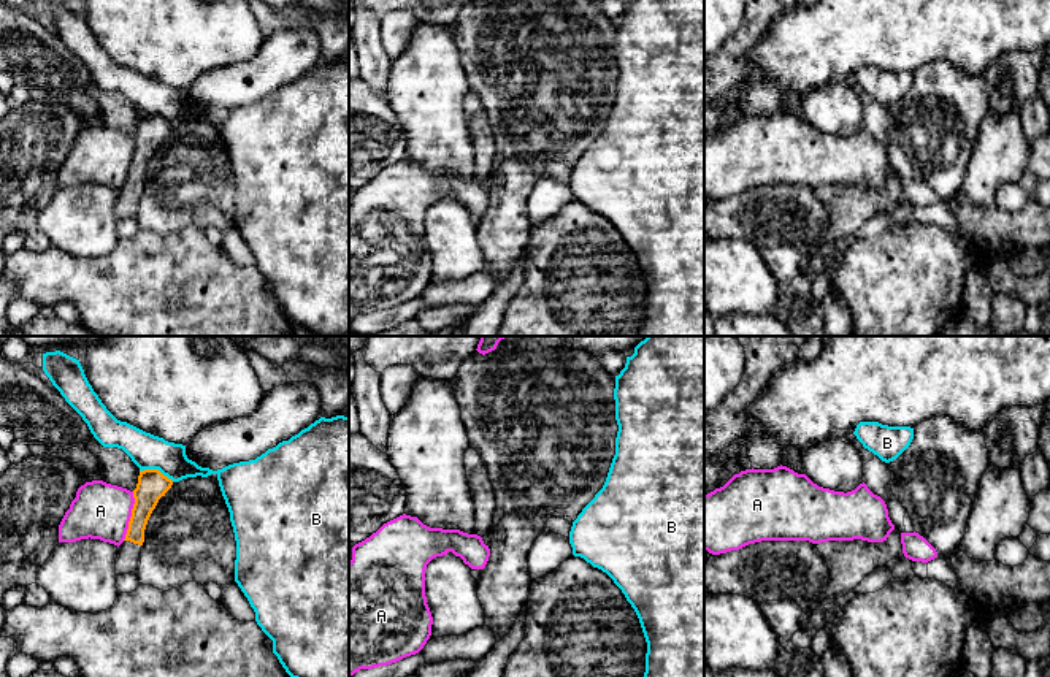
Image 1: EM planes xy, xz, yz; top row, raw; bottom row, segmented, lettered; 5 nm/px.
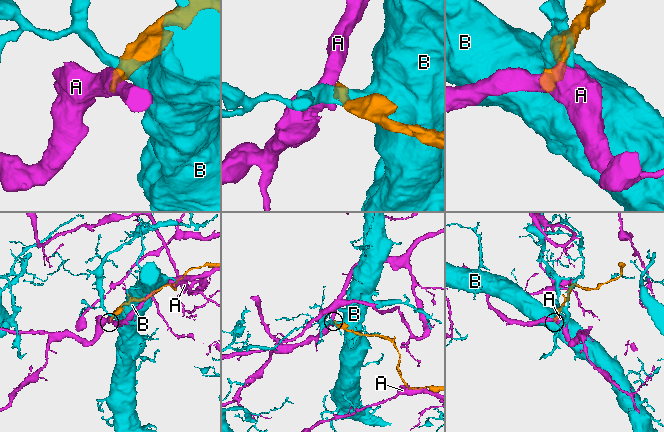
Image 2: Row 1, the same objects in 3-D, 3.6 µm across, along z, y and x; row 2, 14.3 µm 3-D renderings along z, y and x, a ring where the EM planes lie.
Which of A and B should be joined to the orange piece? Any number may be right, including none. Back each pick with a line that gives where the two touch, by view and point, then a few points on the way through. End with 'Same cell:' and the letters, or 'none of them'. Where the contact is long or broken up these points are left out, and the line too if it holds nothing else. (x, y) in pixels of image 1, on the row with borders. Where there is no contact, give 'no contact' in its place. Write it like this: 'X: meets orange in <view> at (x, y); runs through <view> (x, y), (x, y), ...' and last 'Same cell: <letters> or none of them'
Same cell: none of them

